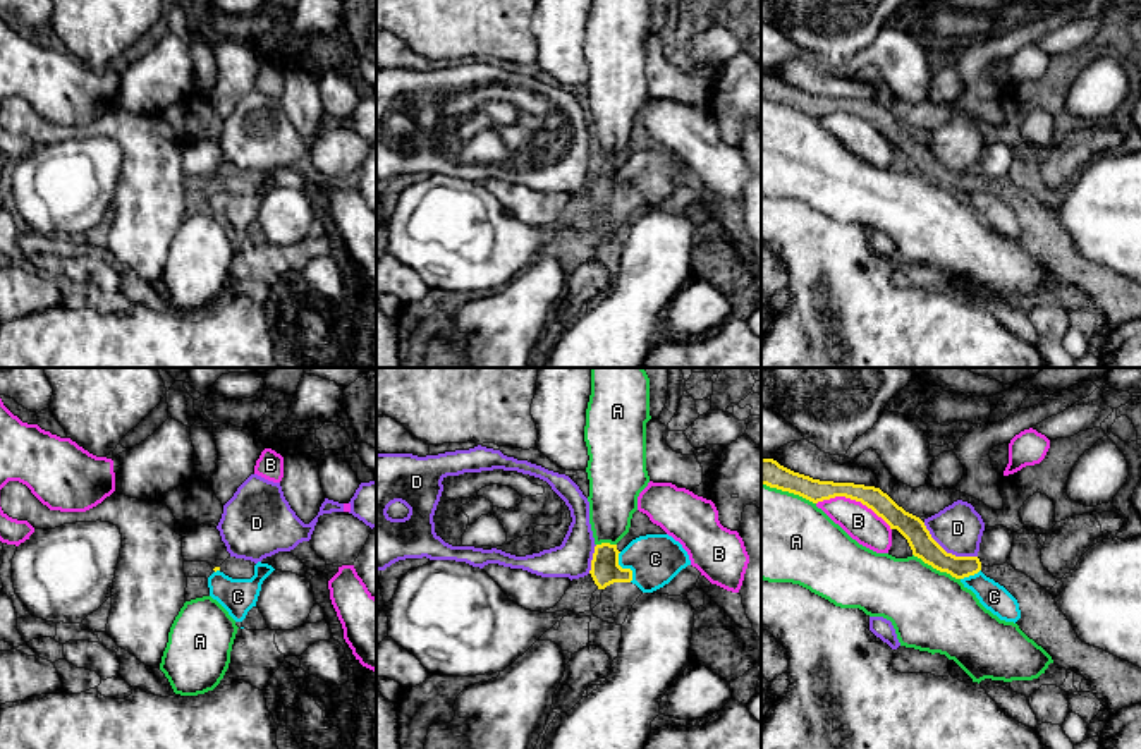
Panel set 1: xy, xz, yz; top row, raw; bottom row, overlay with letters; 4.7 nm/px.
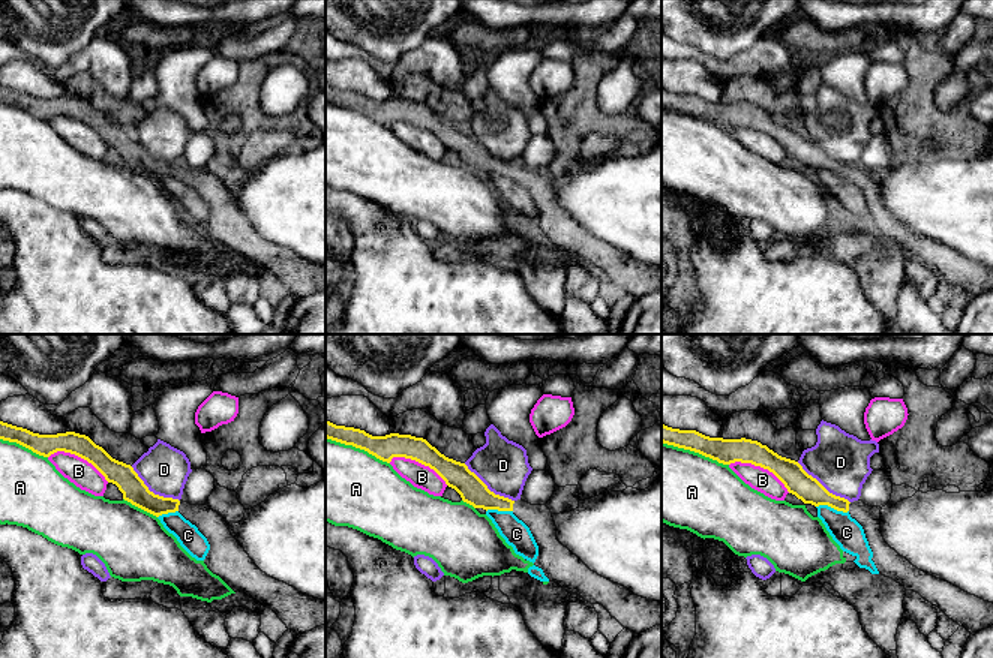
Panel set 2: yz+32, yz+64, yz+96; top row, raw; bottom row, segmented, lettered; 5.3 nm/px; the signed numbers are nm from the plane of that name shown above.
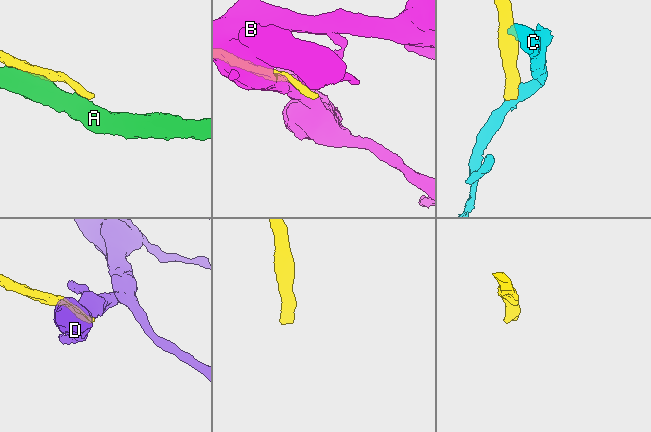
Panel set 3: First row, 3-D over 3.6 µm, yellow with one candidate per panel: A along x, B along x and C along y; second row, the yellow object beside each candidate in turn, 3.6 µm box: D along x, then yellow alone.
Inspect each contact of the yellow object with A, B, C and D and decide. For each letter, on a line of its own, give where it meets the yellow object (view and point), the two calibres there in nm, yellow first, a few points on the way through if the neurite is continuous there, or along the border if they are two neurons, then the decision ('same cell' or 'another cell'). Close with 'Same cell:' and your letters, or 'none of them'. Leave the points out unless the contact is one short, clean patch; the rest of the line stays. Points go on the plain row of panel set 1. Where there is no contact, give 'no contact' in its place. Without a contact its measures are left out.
A: meets yellow in yz at (937, 184); 120 nm thick on the yellow side, 380 nm on the other; another cell
B: meets yellow in yz at (854, 114); 110 nm thick on the yellow side, 160 nm on the other; another cell
C: meets yellow in xz at (624, 184); 140 nm thick on the yellow side, 240 nm on the other; border along xz (619, 167), (619, 179), (631, 186), (631, 196); another cell
D: meets yellow in yz at (945, 167); 120 nm thick on the yellow side, 220 nm on the other; border along yz (923, 138), (947, 167), (976, 172); another cell
Same cell: none of them

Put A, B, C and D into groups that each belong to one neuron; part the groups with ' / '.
A / B / C / D

